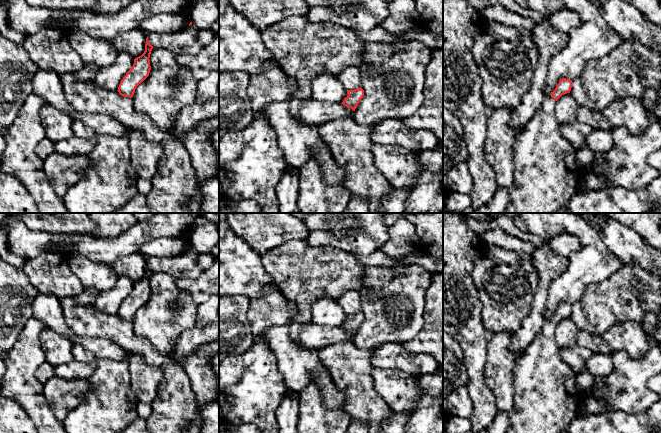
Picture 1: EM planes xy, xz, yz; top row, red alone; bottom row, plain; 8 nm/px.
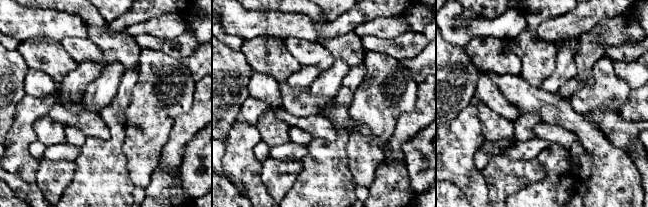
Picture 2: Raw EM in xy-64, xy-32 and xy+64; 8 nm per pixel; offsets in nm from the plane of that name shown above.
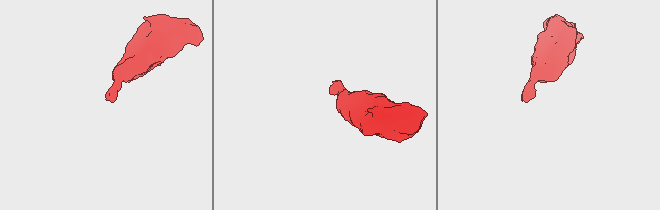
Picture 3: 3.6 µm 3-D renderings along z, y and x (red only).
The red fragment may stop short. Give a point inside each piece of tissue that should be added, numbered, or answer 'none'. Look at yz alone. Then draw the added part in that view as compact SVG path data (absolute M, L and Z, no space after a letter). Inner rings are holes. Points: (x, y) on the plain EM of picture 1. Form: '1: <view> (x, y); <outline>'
1: yz (546, 392); M548 319L523 355L516 360L513 372L515 405L509 412L511 426L507 433L559 433L579 413L577 373L560 358L559 349L556 324Z

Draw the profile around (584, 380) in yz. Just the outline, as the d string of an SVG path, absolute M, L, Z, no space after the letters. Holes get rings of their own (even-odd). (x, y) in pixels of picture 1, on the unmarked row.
M586 371L578 373L576 377L576 384L580 393L589 389L593 385L594 380L595 380L595 376L593 376L592 374Z

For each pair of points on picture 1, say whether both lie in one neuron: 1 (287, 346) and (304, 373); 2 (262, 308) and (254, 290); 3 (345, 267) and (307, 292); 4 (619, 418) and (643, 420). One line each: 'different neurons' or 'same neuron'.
1: same neuron
2: different neurons
3: same neuron
4: same neuron

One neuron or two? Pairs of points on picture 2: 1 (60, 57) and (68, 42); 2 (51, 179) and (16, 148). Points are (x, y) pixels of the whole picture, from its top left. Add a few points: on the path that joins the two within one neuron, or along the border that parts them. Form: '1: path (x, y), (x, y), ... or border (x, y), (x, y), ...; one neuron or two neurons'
1: border (60, 42), (64, 50), (77, 64); two neurons
2: border (38, 161), (36, 185), (41, 190); two neurons

